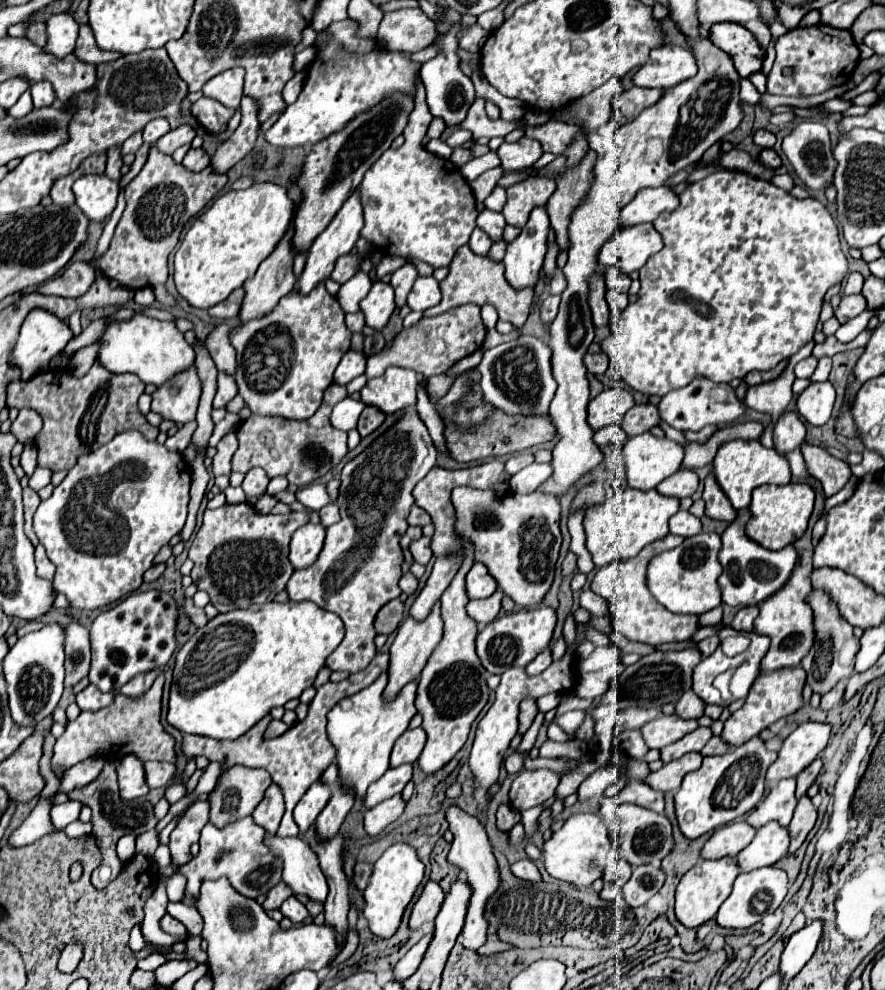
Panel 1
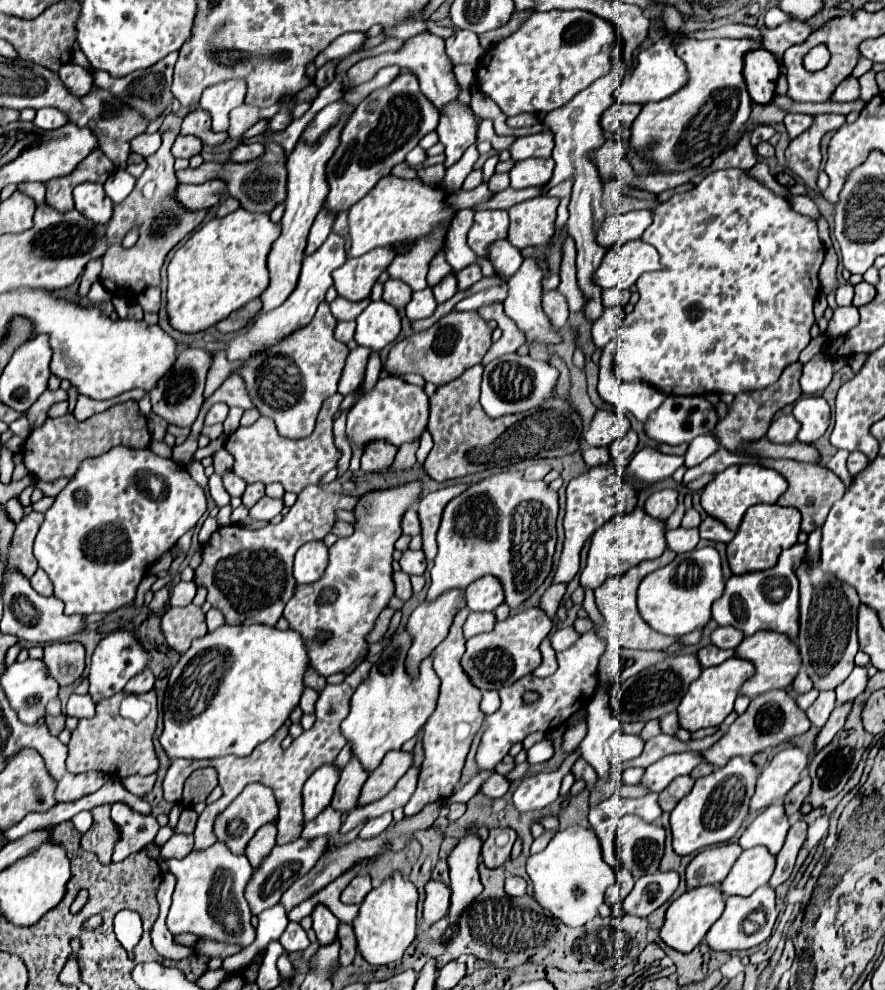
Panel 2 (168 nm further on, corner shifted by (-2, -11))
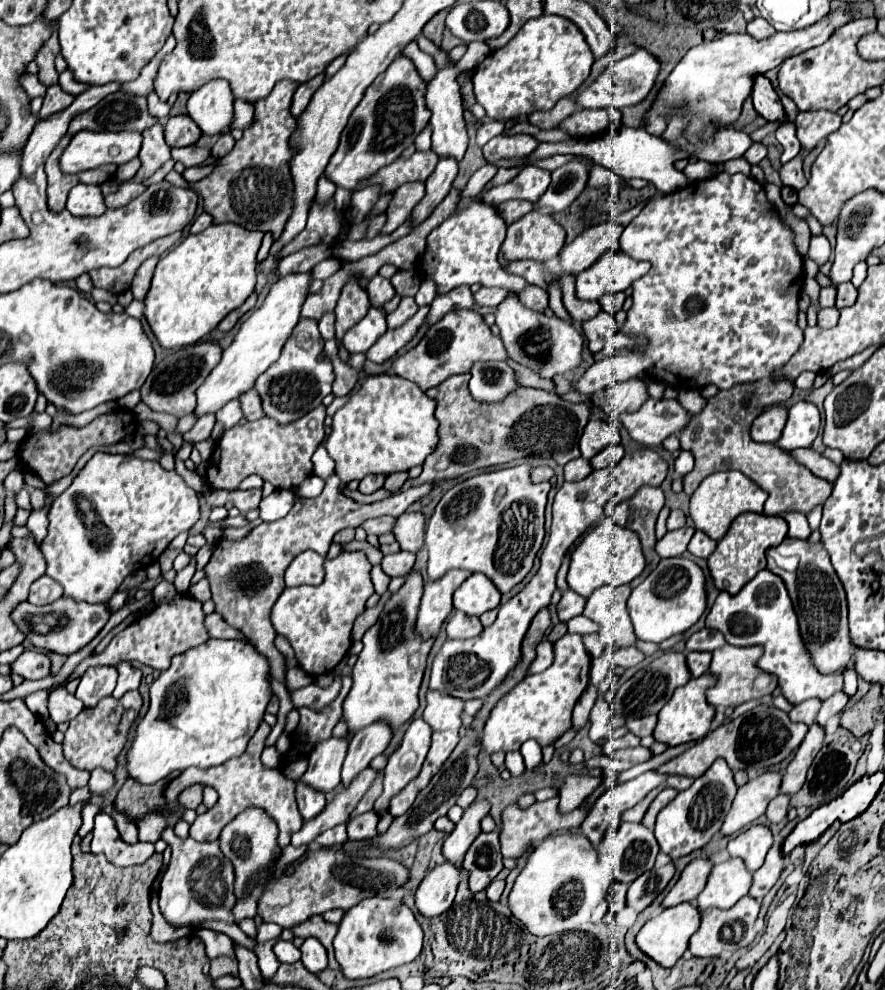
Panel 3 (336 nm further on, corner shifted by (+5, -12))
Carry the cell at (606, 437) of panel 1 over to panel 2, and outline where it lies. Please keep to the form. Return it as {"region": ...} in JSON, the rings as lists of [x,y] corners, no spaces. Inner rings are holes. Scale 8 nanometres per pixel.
{"region":[[[586,447],[584,453],[582,453],[582,457],[584,457],[584,461],[586,461],[590,467],[604,465],[604,463],[610,463],[610,461],[612,461],[610,447]]]}

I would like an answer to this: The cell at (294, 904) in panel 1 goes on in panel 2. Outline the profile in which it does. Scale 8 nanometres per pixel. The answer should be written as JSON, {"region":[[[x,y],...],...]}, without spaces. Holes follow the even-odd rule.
{"region":[[[292,921],[292,923],[288,923],[284,935],[280,937],[280,943],[284,945],[284,949],[288,953],[294,953],[294,951],[304,951],[310,941],[308,941],[308,935],[302,929],[302,925],[296,923],[296,921]]]}

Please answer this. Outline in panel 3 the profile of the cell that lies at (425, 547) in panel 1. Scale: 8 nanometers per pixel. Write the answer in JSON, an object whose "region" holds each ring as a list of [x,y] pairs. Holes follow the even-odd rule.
{"region":[[[395,552],[389,556],[383,556],[381,568],[389,578],[395,576],[405,576],[415,564],[415,554],[413,552]]]}

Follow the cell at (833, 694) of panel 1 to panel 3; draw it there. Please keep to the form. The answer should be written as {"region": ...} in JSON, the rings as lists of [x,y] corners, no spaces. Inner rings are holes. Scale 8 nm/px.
{"region":[[[805,700],[805,702],[801,702],[801,704],[791,708],[789,718],[793,722],[803,722],[803,724],[811,726],[813,724],[813,716],[817,714],[819,706],[821,706],[821,700]]]}

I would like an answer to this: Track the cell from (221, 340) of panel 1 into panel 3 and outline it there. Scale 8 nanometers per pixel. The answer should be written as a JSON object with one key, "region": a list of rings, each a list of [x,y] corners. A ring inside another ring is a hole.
{"region":[[[253,390],[253,392],[247,392],[245,396],[241,396],[241,408],[245,412],[245,418],[247,420],[259,420],[265,416],[263,408],[261,408],[261,396]]]}

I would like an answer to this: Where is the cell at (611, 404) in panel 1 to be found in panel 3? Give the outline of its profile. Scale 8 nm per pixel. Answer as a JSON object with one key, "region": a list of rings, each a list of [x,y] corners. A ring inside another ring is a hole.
{"region":[[[589,420],[589,424],[585,426],[585,432],[581,436],[581,442],[579,442],[581,456],[591,460],[605,446],[611,446],[617,442],[621,442],[621,436],[613,424],[603,422],[603,420]]]}

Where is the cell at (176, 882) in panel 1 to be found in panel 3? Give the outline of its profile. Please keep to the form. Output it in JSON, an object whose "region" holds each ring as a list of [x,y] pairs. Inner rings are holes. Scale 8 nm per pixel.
{"region":[[[173,828],[163,832],[163,840],[171,846],[169,870],[161,880],[159,908],[161,914],[173,926],[197,924],[201,920],[223,920],[231,922],[233,900],[233,864],[223,856],[219,842],[193,842],[191,838],[179,838],[173,834]]]}

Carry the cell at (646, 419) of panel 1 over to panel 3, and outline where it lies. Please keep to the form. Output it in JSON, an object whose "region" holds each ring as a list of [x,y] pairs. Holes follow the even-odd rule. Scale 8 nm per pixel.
{"region":[[[611,444],[611,446],[607,446],[605,450],[601,450],[601,452],[591,460],[591,466],[593,466],[593,470],[607,468],[607,466],[615,466],[623,456],[625,456],[623,446],[621,446],[621,444]]]}

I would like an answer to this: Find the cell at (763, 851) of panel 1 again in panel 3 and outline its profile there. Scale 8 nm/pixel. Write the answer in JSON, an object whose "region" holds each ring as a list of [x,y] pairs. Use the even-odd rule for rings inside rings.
{"region":[[[729,858],[721,864],[715,864],[709,872],[707,884],[703,892],[697,896],[695,904],[699,912],[705,912],[709,908],[731,908],[735,906],[747,892],[751,884],[749,872],[745,872],[745,864],[737,858]]]}

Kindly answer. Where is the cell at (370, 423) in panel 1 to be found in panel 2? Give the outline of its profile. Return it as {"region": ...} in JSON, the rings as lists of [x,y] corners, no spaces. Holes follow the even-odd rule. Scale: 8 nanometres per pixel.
{"region":[[[380,439],[368,443],[364,447],[364,453],[362,453],[362,469],[364,471],[382,471],[382,469],[386,469],[394,461],[396,451],[398,451],[396,445],[380,441]]]}

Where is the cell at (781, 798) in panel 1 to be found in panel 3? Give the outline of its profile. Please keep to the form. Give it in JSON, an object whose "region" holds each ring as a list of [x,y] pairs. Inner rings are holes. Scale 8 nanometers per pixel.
{"region":[[[751,826],[745,832],[739,832],[735,838],[729,840],[729,854],[733,858],[741,858],[749,872],[761,868],[769,848],[773,846],[773,834],[767,826]]]}

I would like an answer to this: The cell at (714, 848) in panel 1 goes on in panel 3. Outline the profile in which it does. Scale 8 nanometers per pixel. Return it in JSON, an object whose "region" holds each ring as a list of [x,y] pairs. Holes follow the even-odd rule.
{"region":[[[705,858],[693,860],[683,870],[677,884],[667,892],[667,896],[661,902],[661,908],[671,908],[681,902],[693,902],[695,896],[701,892],[701,888],[705,888],[705,880],[709,876],[711,866],[713,866],[711,860],[705,860]]]}

